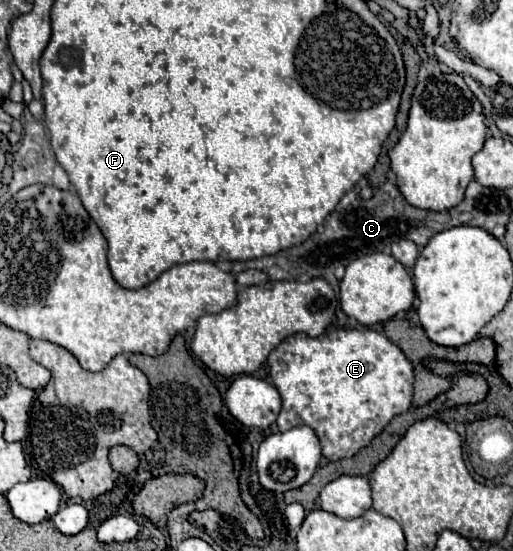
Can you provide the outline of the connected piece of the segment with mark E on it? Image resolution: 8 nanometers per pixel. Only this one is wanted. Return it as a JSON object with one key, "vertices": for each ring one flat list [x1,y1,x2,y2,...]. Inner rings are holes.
{"vertices":[[346,328,324,332,318,338,306,334,292,334,284,338,268,356,270,378,282,396,282,410,278,416,278,428,290,430,294,426,310,426,322,446,322,454,328,460,340,460,354,456,360,448,368,446,384,426,398,414,412,406,414,370,402,350,394,346,382,332,370,328]]}

